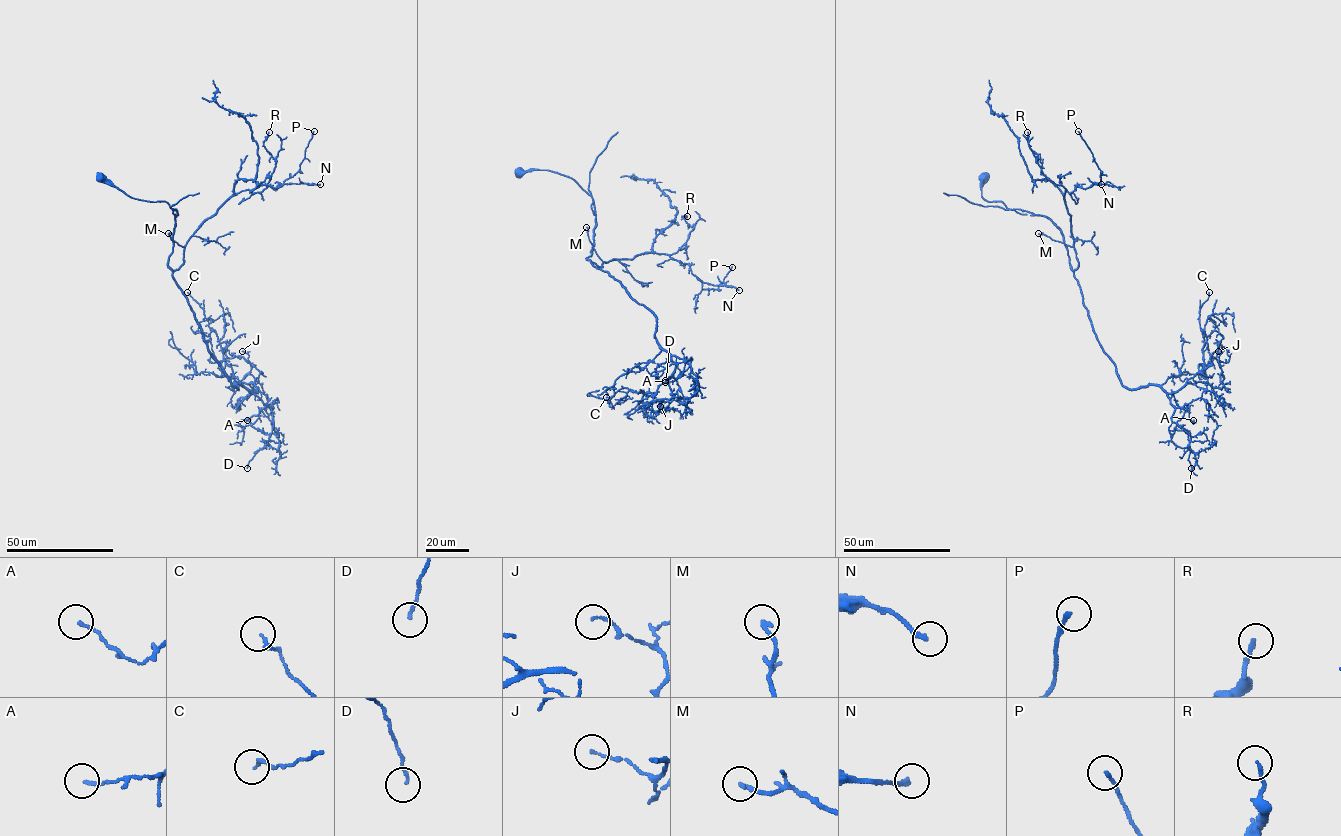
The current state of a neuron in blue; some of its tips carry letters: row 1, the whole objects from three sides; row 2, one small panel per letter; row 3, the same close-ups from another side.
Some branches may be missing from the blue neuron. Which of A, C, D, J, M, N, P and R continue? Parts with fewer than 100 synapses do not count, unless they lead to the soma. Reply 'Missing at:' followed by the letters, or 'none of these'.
Missing at: none of these

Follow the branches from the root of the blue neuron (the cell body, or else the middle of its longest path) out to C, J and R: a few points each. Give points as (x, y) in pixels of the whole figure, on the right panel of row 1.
C: (983, 178), (985, 200), (1060, 230), (1096, 339), (1128, 388), (1207, 380), (1199, 309), (1209, 292)
J: (983, 178), (985, 200), (1044, 215), (1060, 230), (1093, 331), (1123, 386), (1221, 388), (1218, 351)
R: (983, 178), (985, 200), (1046, 216), (1063, 236), (1070, 266), (1076, 268), (1066, 189), (1043, 174), (1027, 132)

